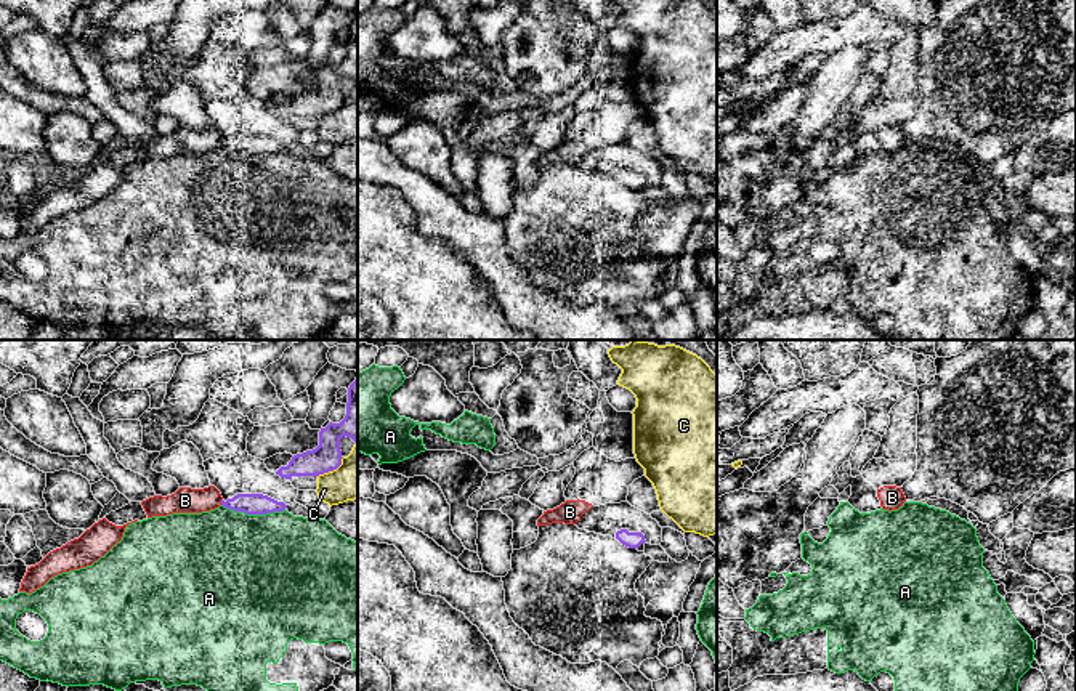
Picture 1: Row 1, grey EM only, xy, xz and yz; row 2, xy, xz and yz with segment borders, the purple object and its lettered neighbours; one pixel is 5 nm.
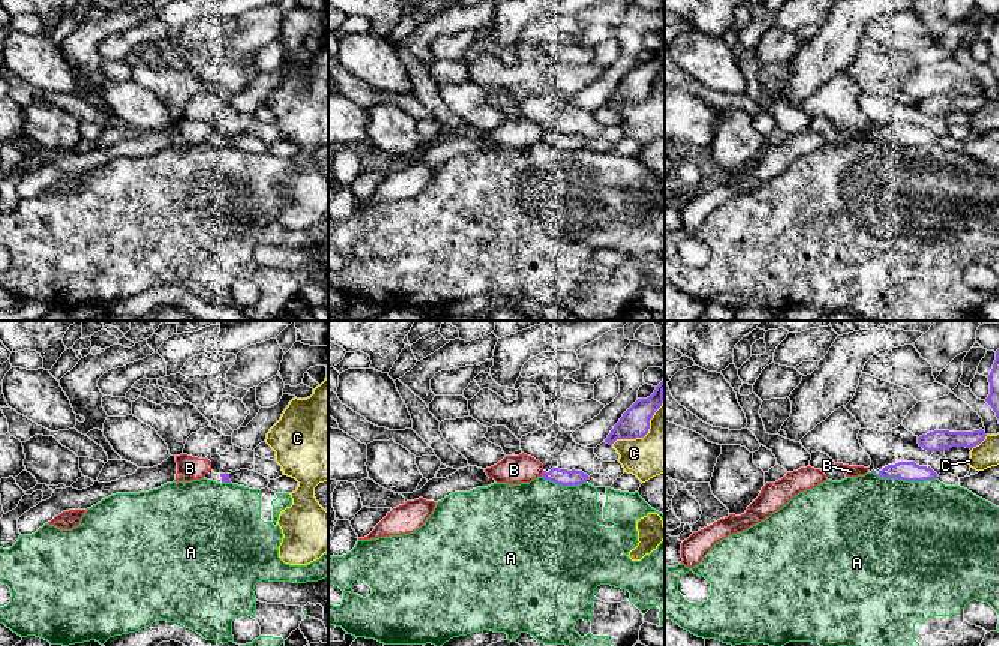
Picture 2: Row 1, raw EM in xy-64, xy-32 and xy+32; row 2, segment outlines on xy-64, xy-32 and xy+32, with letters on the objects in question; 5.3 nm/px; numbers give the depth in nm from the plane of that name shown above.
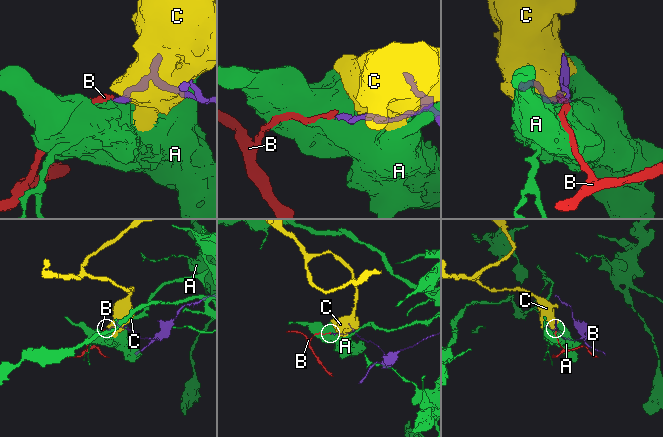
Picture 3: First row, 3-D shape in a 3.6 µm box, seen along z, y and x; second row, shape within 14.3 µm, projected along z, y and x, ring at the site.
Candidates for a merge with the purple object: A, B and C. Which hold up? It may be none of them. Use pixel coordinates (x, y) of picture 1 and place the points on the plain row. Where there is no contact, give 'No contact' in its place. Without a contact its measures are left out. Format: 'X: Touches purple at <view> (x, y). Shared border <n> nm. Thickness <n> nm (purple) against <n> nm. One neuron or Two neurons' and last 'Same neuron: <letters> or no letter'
A: Touches purple at xy (254, 154). Shared border 320 nm. Thickness 110 nm (purple) against 500 nm. Two neurons
B: Touches purple at xy (222, 143). Shared border 30 nm. Thickness 110 nm (purple) against 130 nm. Two neurons
C: Touches purple at xy (332, 111). Shared border 170 nm. Thickness 150 nm (purple) against 200 nm. Two neurons
Same neuron: no letter

